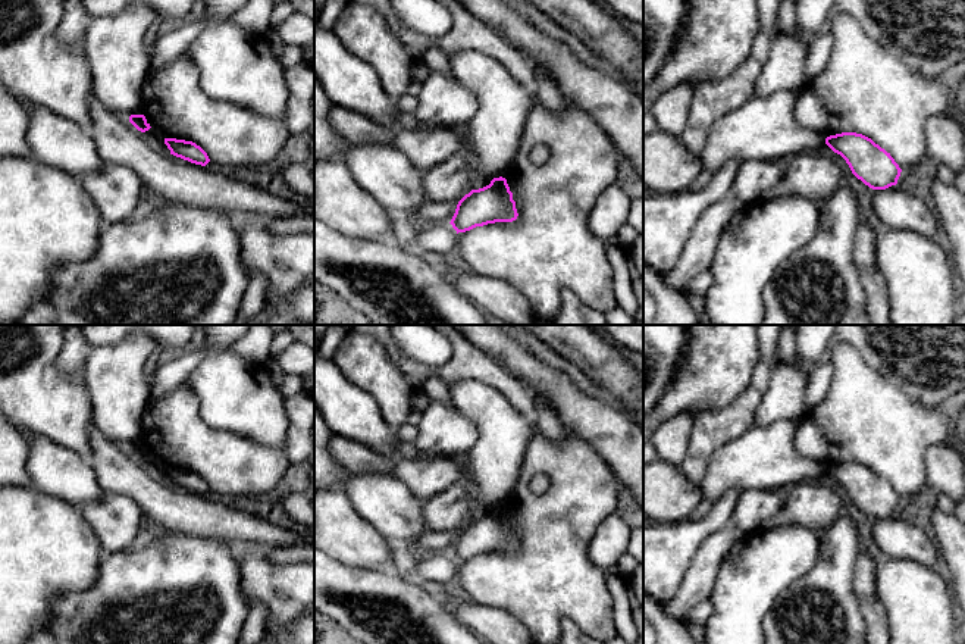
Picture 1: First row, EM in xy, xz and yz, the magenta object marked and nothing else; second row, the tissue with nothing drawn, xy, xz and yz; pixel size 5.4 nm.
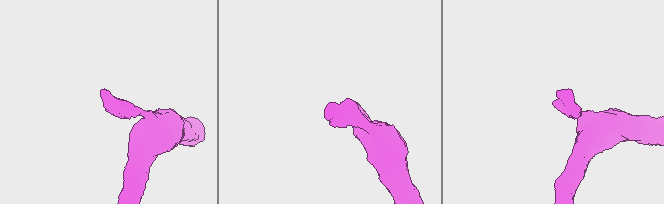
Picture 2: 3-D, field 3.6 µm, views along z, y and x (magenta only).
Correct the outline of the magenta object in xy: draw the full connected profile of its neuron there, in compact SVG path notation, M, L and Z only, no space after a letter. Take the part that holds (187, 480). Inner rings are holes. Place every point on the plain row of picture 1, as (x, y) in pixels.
M165 468L165 473L170 479L170 484L191 493L206 495L210 491L207 482L192 471Z

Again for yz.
M842 462L825 468L825 473L840 484L852 503L872 519L897 513L902 498L894 488L871 468L856 462Z

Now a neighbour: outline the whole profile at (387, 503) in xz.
M351 473L344 482L344 491L357 512L388 541L402 540L410 547L414 547L416 540L427 531L422 518L422 501L392 473Z

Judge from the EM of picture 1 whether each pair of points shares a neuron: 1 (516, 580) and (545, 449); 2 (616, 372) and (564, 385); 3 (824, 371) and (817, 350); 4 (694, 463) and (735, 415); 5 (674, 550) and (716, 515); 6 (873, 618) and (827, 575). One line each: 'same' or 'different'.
1: same
2: different
3: different
4: same
5: same
6: different

